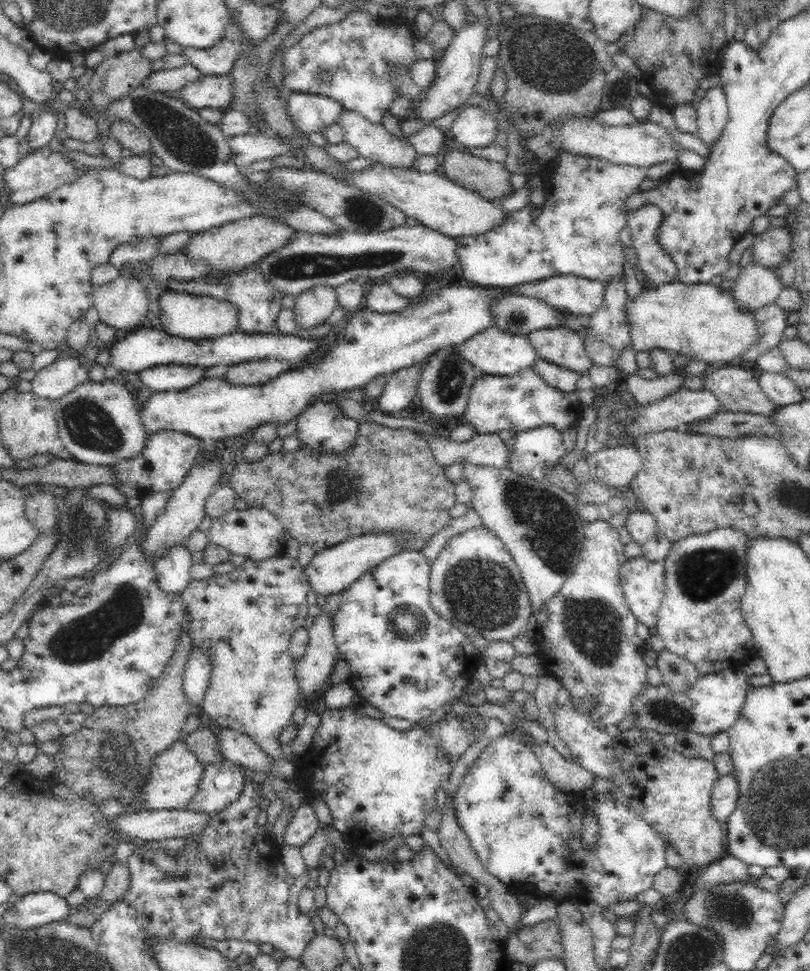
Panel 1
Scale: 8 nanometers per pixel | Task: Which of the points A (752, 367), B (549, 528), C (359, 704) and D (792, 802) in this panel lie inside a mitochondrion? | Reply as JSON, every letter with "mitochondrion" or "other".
{"A":"other","B":"mitochondrion","C":"other","D":"mitochondrion"}

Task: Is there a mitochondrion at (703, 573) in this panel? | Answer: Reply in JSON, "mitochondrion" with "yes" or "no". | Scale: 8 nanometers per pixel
{"mitochondrion":"yes"}

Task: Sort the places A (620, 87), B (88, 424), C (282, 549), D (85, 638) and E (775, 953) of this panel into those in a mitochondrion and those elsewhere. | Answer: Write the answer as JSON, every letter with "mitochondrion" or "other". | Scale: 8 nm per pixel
{"A":"mitochondrion","B":"mitochondrion","C":"other","D":"mitochondrion","E":"other"}

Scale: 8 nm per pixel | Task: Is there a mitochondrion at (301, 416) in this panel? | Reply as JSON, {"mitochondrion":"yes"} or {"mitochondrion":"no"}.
{"mitochondrion":"no"}

